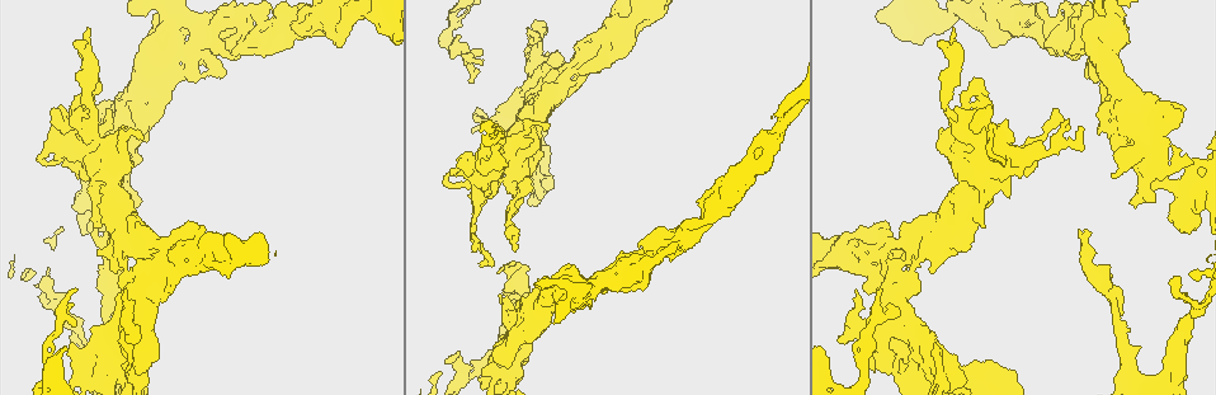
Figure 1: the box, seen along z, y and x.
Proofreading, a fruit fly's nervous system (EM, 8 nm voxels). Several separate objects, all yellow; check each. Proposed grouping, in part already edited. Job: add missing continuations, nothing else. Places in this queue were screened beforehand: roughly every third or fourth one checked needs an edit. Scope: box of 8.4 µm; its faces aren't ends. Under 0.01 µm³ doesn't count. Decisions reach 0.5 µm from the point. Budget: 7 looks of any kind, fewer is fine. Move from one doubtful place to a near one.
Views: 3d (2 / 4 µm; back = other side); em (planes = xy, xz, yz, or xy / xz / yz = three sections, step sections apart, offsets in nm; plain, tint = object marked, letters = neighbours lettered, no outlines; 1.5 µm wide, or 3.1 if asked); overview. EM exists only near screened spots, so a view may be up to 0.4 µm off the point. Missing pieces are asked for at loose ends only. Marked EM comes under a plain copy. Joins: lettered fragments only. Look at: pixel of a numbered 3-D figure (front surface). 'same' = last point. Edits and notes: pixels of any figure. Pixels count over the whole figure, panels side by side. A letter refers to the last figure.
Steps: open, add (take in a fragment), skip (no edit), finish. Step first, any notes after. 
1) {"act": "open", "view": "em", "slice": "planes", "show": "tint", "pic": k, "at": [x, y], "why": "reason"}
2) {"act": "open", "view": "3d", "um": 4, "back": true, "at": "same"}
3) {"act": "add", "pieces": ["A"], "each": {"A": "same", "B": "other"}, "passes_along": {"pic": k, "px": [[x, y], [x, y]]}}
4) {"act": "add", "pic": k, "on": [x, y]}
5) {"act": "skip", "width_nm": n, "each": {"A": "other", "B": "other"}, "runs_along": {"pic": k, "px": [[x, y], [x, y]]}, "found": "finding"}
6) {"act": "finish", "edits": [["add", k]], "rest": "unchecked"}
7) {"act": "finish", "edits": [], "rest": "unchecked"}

{"act": "open", "view": "em", "slice": "planes", "show": "letters", "pic": 1, "at": [473, 248], "why": "thin end"}

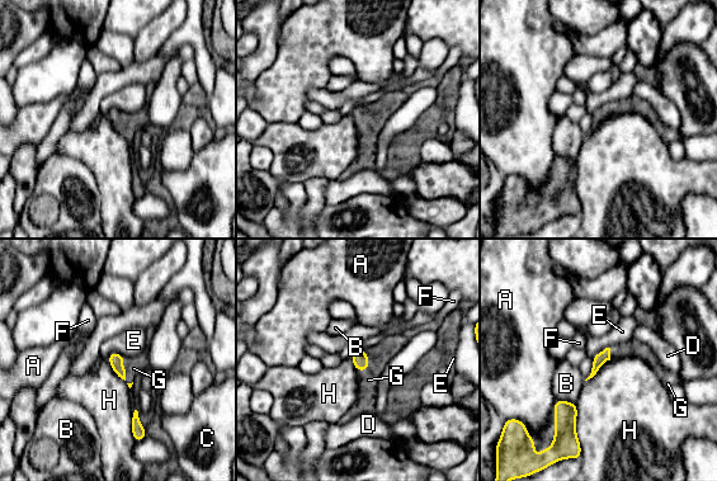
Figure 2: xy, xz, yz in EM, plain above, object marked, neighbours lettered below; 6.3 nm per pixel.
{"act": "add", "pieces": ["G"], "each": {"A": "other", "B": "other", "C": "other", "D": "other", "E": "other", "F": "other", "G": "same", "H": "other"}, "found": "it goes on there"}

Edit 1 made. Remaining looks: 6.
{"act": "open", "view": "overview"}

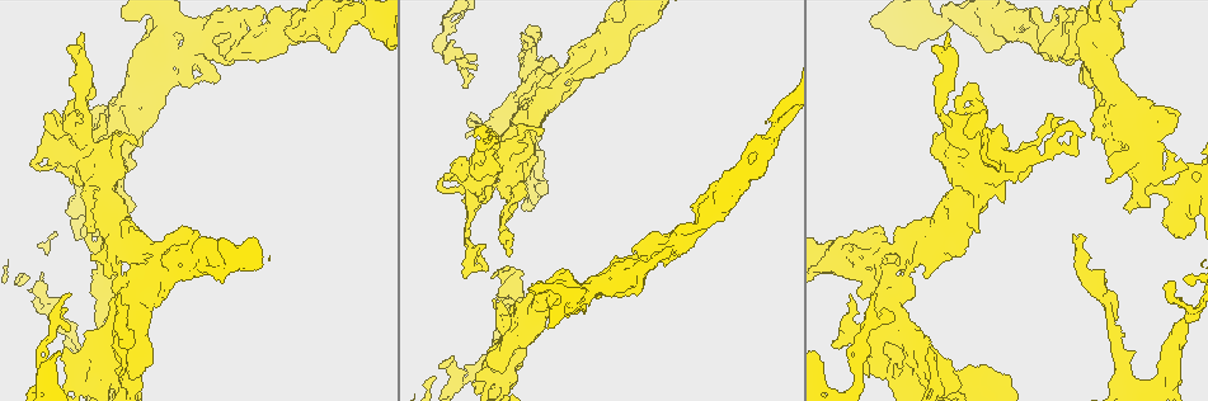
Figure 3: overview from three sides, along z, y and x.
{"act": "open", "view": "em", "slice": "planes", "show": "letters", "pic": 3, "at": [41, 280], "why": "tapers out"}

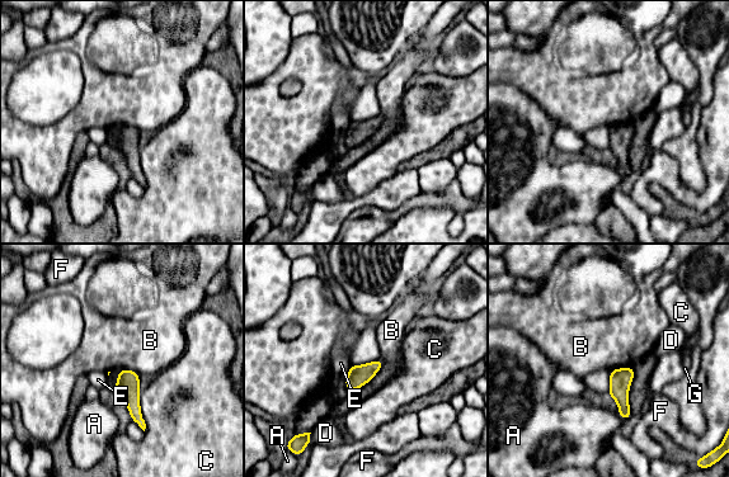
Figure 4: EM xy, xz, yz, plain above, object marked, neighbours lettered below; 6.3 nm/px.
{"act": "skip", "each": {"A": "other", "B": "other", "C": "other", "D": "other", "E": "other", "F": "other", "G": "other"}, "border": {"pic": 4, "px": [[631, 365], [610, 371]]}, "found": "no lettered fragment goes on from it"}

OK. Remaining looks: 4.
{"act": "open", "view": "em", "slice": "planes", "show": "letters", "pic": 3, "at": [467, 84]}

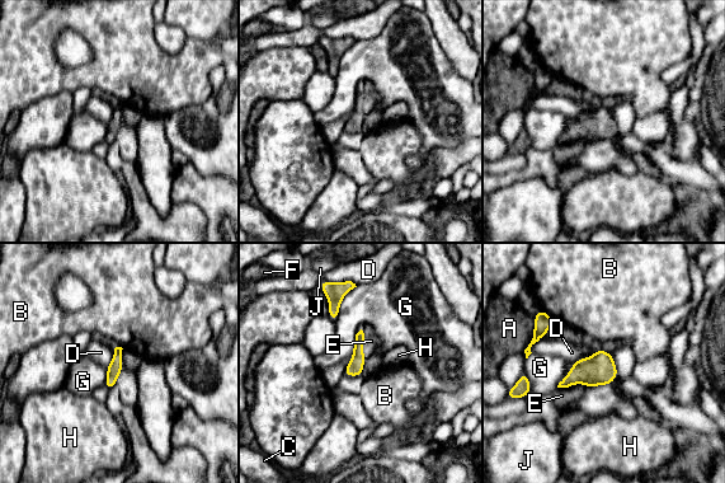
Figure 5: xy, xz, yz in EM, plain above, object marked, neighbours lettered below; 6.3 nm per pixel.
{"act": "skip", "longest_contact_nm": ["G", 260], "each": {"A": "other", "B": "other", "C": "other", "D": "other", "E": "other", "F": "other", "G": "other", "H": "other", "J": "other"}, "border": {"pic": 5, "px": [[585, 387], [575, 383], [558, 388]]}, "found": "no lettered fragment goes on from it"}

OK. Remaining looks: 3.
{"act": "finish", "edits": [["add", 2]], "rest": "unchecked"}

